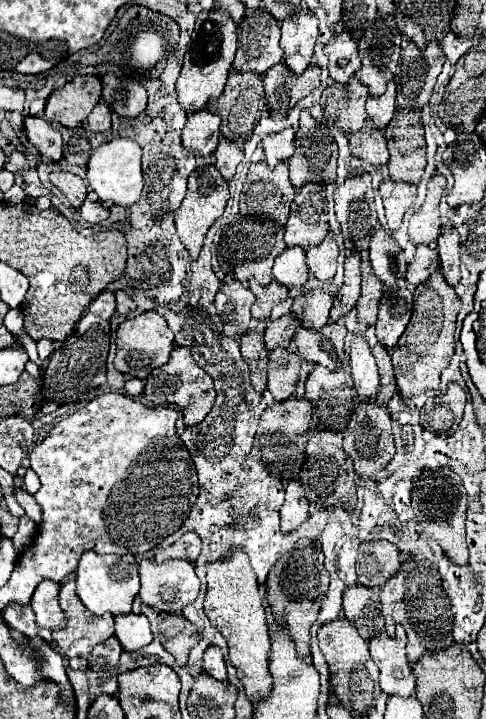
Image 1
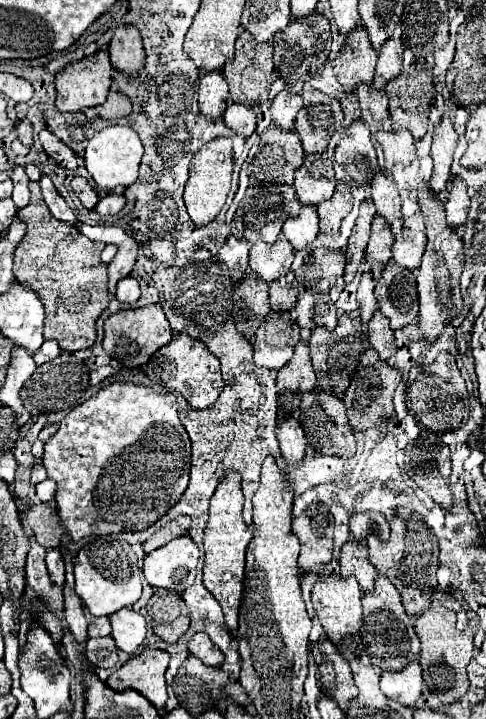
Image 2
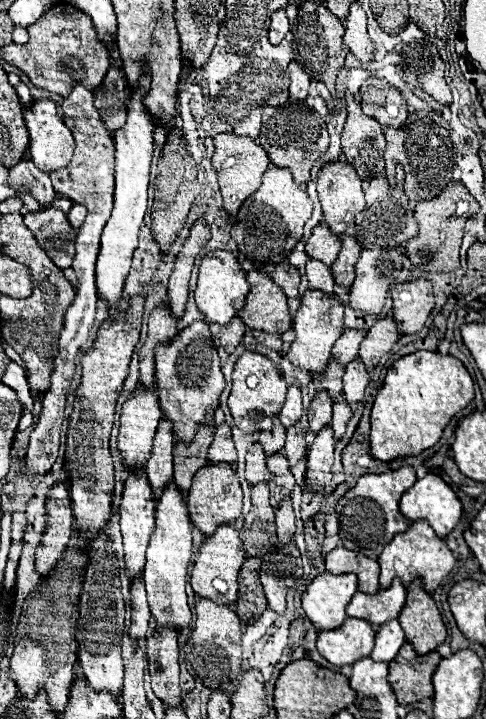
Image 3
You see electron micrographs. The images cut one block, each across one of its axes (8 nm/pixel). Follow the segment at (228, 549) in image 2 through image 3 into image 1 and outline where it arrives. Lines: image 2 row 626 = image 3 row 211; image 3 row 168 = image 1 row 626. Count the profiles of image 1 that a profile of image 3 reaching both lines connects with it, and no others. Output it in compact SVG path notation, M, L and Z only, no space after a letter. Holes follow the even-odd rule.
M234 550L226 560L210 562L206 566L208 592L204 598L204 612L208 620L222 632L230 648L230 662L238 670L238 678L252 702L270 694L272 676L268 674L268 650L270 636L266 626L266 608L258 594L256 574L250 566L248 556L242 550Z

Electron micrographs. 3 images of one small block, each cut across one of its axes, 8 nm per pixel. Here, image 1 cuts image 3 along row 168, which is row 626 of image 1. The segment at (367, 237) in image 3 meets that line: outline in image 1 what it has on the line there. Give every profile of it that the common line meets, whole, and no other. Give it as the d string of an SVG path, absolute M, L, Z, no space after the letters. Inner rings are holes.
M398 624L396 632L402 632L402 634L396 634L394 638L390 638L386 630L382 630L380 634L372 636L370 654L380 668L380 688L390 696L400 694L406 698L408 694L414 694L416 678L406 658L404 628Z

